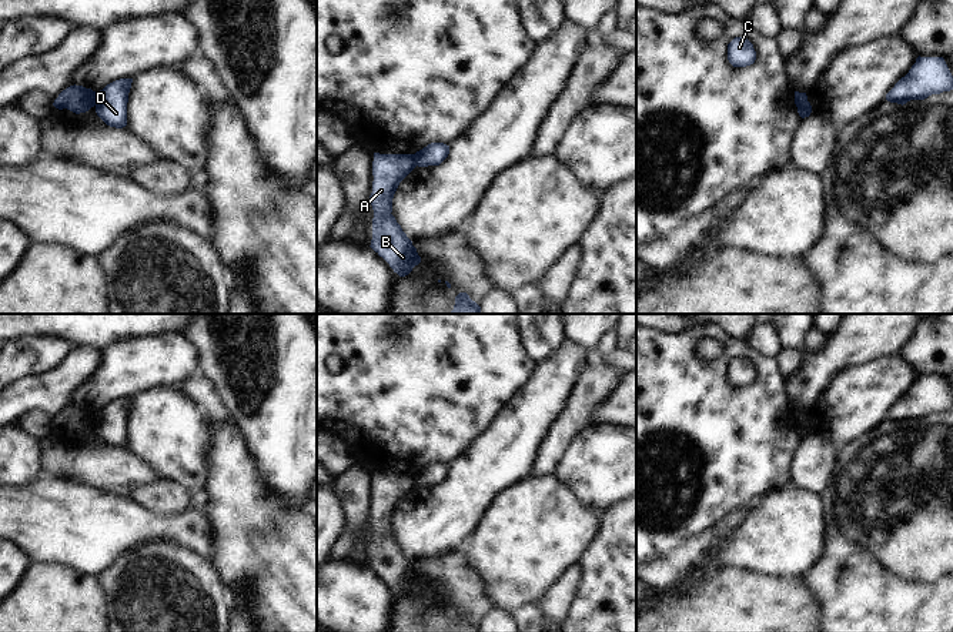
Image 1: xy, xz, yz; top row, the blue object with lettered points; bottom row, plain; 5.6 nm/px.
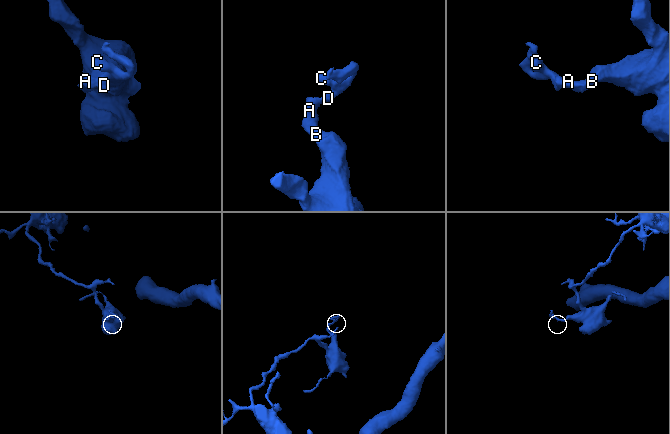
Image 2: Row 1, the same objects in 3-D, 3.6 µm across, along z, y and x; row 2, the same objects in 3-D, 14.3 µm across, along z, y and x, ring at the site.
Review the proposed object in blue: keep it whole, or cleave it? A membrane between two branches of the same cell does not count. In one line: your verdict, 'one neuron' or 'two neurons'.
two neurons

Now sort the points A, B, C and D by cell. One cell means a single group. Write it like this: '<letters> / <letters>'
A B / C D

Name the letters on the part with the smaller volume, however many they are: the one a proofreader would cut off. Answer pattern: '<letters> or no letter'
C, D

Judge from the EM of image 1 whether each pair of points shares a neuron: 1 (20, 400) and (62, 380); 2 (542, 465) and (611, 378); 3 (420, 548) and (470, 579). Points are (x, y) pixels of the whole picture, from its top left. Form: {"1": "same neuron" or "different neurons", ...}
{"1": "same neuron", "2": "same neuron", "3": "different neurons"}

